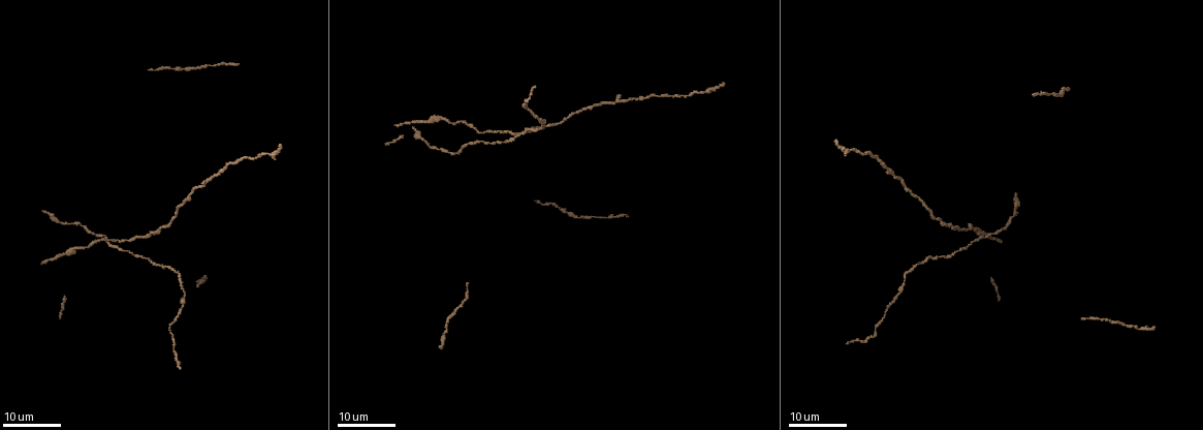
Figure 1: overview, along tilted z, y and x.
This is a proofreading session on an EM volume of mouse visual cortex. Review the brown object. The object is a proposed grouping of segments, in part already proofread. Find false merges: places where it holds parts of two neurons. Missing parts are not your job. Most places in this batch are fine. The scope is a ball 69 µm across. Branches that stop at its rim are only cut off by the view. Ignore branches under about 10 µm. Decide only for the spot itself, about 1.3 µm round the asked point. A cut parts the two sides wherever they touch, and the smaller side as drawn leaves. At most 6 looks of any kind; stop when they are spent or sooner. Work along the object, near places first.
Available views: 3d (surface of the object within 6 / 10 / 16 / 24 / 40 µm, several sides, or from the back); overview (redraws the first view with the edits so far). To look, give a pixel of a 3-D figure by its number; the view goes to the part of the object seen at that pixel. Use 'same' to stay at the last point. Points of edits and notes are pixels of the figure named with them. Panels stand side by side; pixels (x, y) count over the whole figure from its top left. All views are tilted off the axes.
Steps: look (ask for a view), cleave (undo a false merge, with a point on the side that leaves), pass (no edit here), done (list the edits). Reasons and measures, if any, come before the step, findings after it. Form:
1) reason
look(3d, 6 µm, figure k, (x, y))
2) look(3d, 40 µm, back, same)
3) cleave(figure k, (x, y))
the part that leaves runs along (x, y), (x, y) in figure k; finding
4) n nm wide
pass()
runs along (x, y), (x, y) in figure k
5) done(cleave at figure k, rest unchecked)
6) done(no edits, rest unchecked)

a narrow waist
look(3d, 16 µm, figure 1, (594, 104))

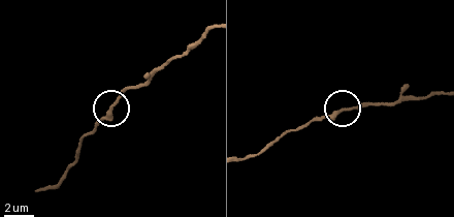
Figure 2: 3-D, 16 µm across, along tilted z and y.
look(3d, 10 µm, figure 2, (344, 110))

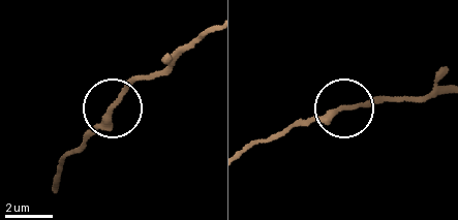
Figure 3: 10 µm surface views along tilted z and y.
pass()
continuous, no second neuron

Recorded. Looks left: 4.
calibre changes
look(3d, 16 µm, figure 1, (651, 96))

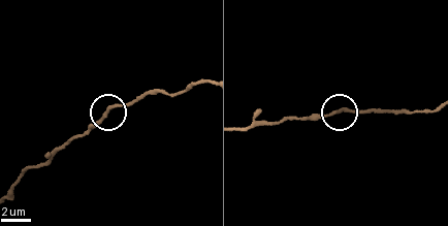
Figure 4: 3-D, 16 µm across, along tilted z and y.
look(3d, 6 µm, figure 4, (106, 113))

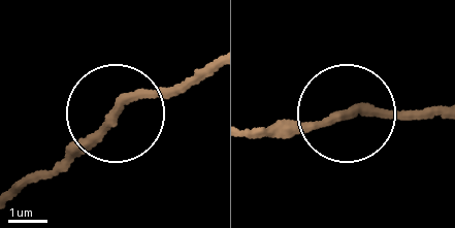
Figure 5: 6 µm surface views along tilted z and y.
220 nm wide
pass()
runs along (254, 131), (360, 115), (435, 116) in figure 5; continuous, no second neuron

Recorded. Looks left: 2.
look(3d, 16 µm, figure 1, (212, 177))

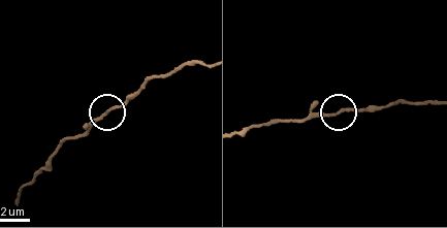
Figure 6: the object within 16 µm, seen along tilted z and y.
look(3d, 6 µm, figure 6, (332, 115))

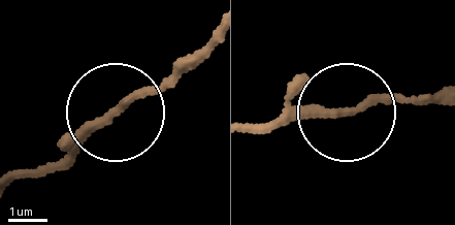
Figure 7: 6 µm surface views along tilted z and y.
side arm 20 µm
pass()
runs along (252, 133), (439, 95) in figure 7; one neuron here

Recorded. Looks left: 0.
done(no edits, rest unchecked)

